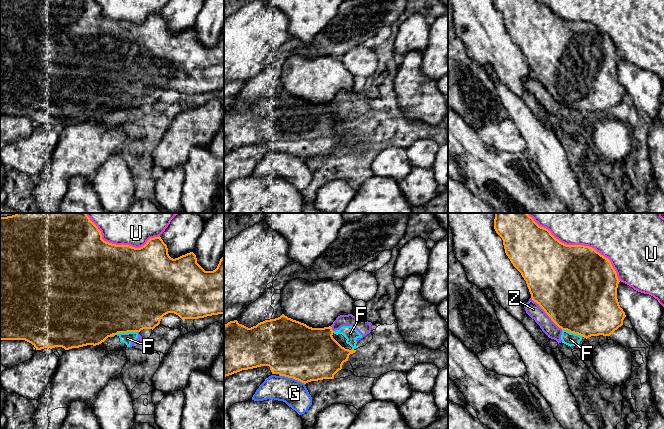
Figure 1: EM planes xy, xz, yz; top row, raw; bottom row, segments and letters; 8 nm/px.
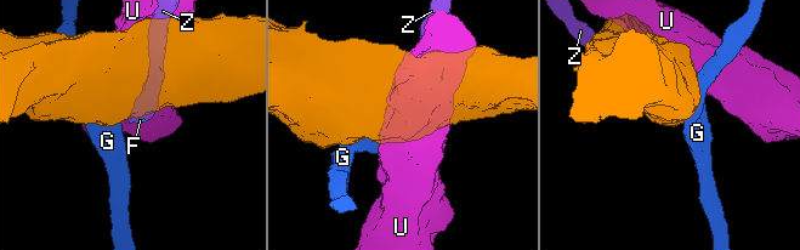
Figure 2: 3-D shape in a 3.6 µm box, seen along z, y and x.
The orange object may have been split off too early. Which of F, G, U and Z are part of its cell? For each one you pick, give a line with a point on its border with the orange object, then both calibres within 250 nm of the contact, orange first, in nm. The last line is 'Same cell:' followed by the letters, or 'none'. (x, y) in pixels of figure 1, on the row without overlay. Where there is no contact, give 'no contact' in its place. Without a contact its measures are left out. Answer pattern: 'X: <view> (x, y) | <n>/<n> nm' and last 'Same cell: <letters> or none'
Same cell: none

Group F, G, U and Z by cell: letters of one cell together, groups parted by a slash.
F Z / G / U

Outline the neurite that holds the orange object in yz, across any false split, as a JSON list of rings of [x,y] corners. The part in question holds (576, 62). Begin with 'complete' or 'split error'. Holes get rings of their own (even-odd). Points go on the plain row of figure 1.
complete | [[[494,0],[494,5],[503,16],[506,31],[526,57],[532,76],[559,104],[587,115],[598,111],[610,112],[623,101],[626,91],[617,75],[620,57],[608,34],[589,22],[566,21],[538,0]]]

